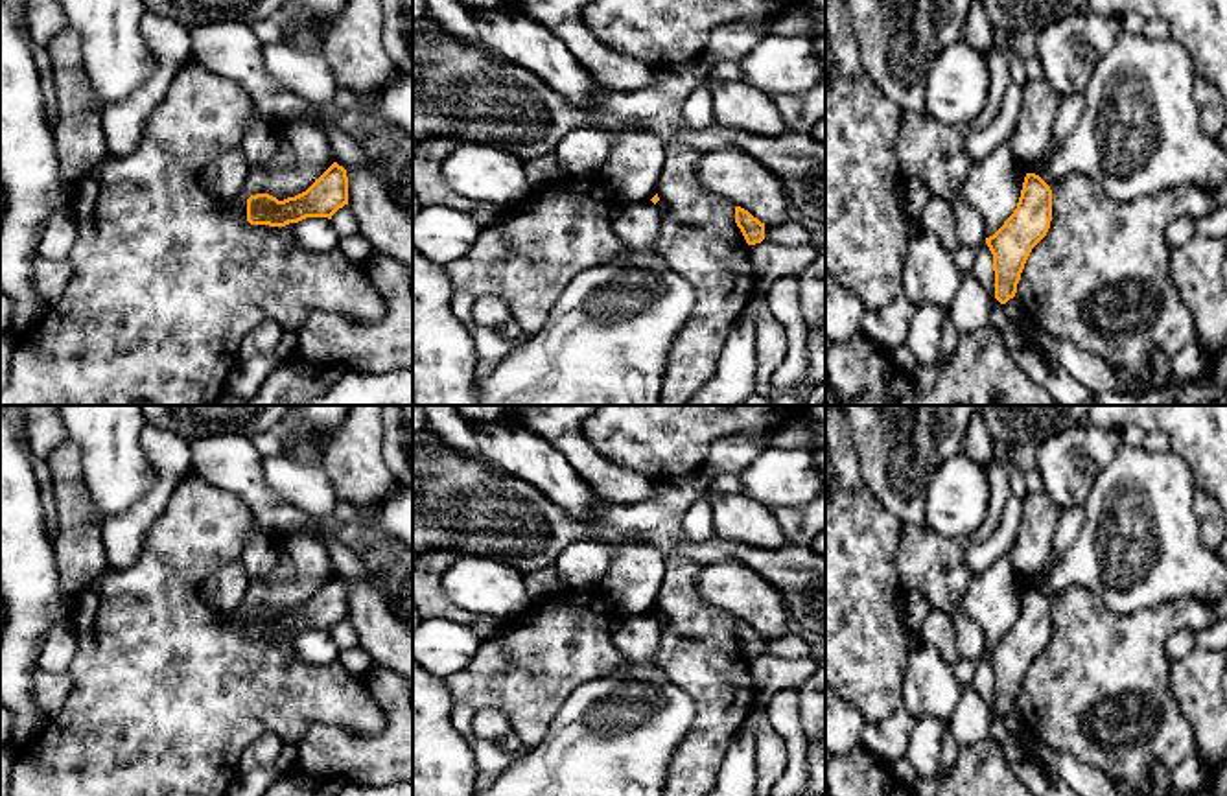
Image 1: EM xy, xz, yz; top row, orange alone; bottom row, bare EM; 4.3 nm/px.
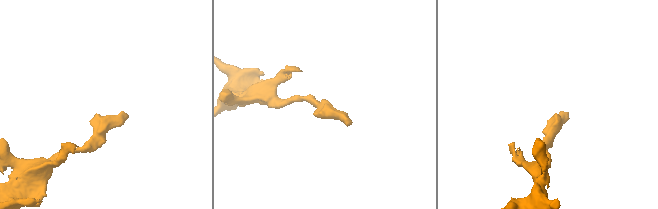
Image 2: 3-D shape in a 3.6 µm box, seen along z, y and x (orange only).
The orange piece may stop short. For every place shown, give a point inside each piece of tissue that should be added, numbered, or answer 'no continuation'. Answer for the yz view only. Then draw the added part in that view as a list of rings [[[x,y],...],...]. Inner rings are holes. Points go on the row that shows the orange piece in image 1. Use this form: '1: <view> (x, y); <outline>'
no continuation

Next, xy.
no continuation

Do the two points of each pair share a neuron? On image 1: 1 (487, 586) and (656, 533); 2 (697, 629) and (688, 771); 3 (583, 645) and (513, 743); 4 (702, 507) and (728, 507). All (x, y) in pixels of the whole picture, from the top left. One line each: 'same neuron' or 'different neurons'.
1: different neurons
2: same neuron
3: different neurons
4: different neurons

